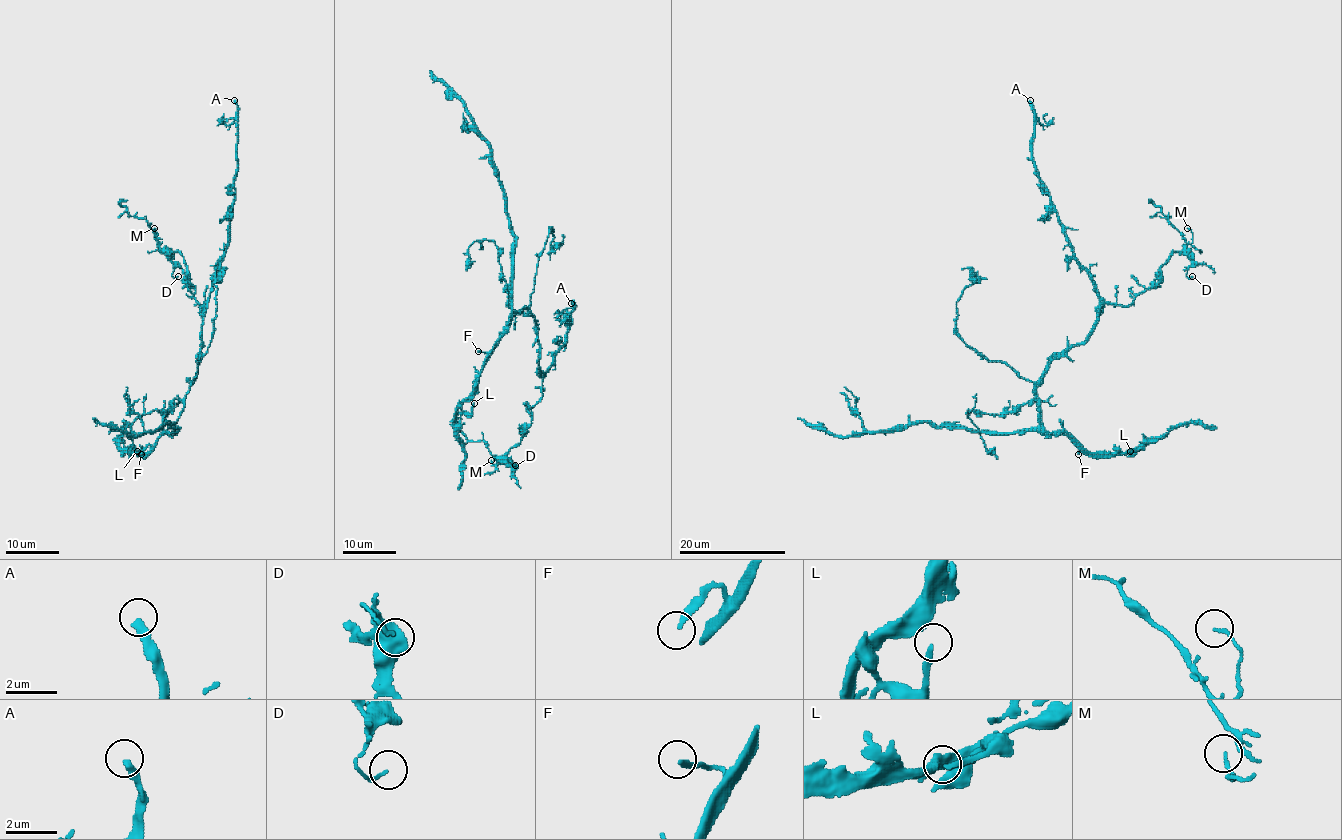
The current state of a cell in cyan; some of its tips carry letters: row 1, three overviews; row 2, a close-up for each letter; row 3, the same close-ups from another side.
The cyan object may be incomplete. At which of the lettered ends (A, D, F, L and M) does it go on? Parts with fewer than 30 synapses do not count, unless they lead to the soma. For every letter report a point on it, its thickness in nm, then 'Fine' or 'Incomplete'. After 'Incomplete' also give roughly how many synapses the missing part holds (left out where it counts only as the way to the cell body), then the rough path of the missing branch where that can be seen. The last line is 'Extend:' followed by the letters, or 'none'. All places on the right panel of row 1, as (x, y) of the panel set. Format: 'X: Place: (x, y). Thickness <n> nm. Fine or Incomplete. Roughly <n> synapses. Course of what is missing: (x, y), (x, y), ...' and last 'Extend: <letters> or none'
A: Place: (1030, 100). Thickness 320 nm. Incomplete. Roughly 150 synapses
D: Place: (1192, 276). Thickness 110 nm. Fine
F: Place: (1078, 454). Thickness 160 nm. Fine
L: Place: (1130, 451). Thickness 190 nm. Fine
M: Place: (1187, 228). Thickness 100 nm. Fine
Extend: A

